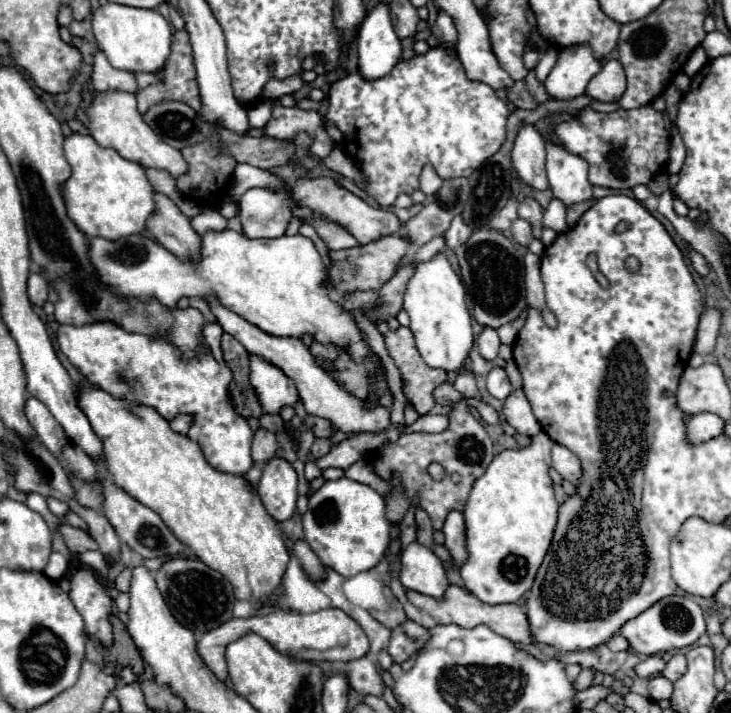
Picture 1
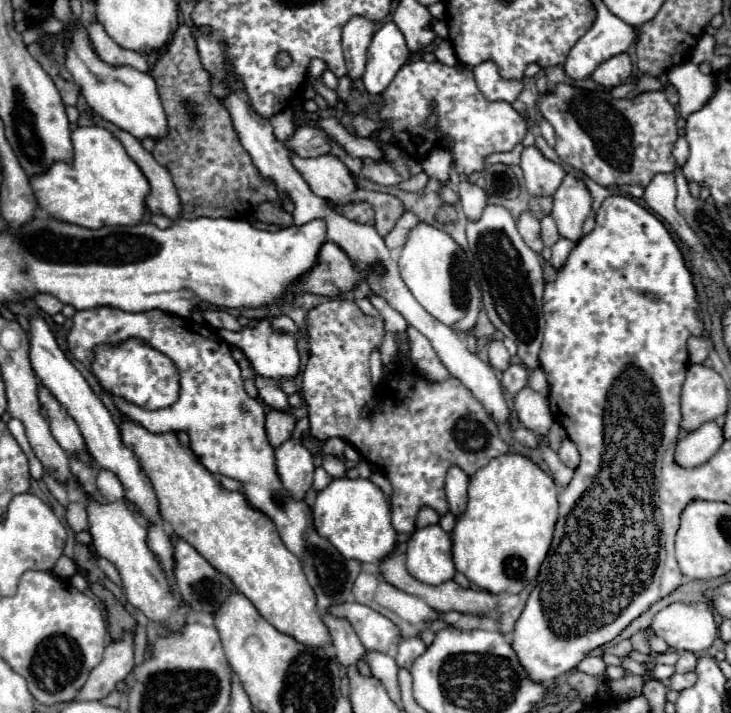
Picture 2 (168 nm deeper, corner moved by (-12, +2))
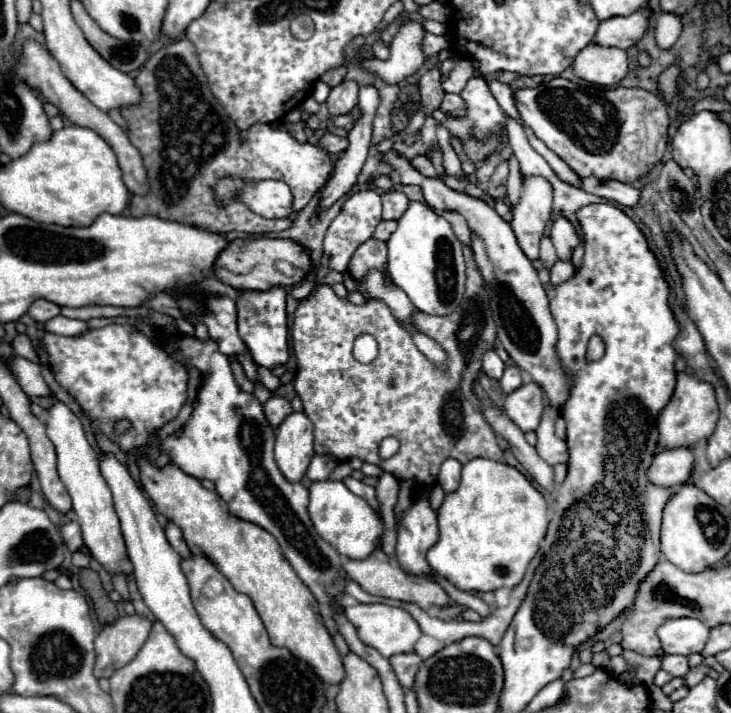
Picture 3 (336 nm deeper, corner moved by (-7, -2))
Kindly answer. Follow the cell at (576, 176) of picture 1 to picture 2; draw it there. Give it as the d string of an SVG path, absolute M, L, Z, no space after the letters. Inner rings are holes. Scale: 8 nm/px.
M566 173L562 185L554 195L552 207L552 217L556 219L560 235L570 241L578 241L582 237L582 223L590 213L592 213L590 189L578 175Z

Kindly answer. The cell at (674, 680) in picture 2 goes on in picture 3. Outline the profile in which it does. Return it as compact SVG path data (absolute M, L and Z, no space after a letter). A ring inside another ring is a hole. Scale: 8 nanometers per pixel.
M699 665L695 669L689 669L689 673L685 675L685 685L687 687L695 687L699 681L703 681L709 675L709 667L707 665Z

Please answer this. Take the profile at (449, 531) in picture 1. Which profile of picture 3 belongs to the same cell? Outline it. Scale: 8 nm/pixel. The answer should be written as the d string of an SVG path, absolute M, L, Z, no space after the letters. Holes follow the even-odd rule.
M447 459L447 461L441 465L441 471L439 471L437 481L439 481L441 487L445 489L445 493L451 493L451 491L457 489L459 479L461 479L461 463L459 463L457 459Z

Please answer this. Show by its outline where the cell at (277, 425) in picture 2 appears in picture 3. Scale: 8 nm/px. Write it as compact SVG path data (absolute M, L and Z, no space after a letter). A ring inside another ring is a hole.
M273 395L265 405L265 415L267 419L271 421L273 427L279 427L279 423L283 421L283 417L287 417L287 413L291 413L291 403L285 399L285 397L279 397L279 395Z

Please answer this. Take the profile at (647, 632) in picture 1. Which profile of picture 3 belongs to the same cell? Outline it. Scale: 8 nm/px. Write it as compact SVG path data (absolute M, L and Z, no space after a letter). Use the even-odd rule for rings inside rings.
M681 617L681 619L671 619L665 625L661 625L657 635L661 639L665 653L687 657L691 653L703 651L709 637L709 627L703 625L699 619Z

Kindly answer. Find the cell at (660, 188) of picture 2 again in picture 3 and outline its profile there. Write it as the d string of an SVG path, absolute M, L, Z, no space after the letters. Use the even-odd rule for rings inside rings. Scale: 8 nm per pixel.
M589 175L589 177L579 177L579 181L581 181L581 189L587 191L587 193L605 197L605 199L609 199L609 201L615 201L615 203L627 205L627 207L637 205L639 189L635 189L635 187L631 187L631 185L625 185L625 183L613 181L613 179L601 181L601 179L593 177L593 175Z

